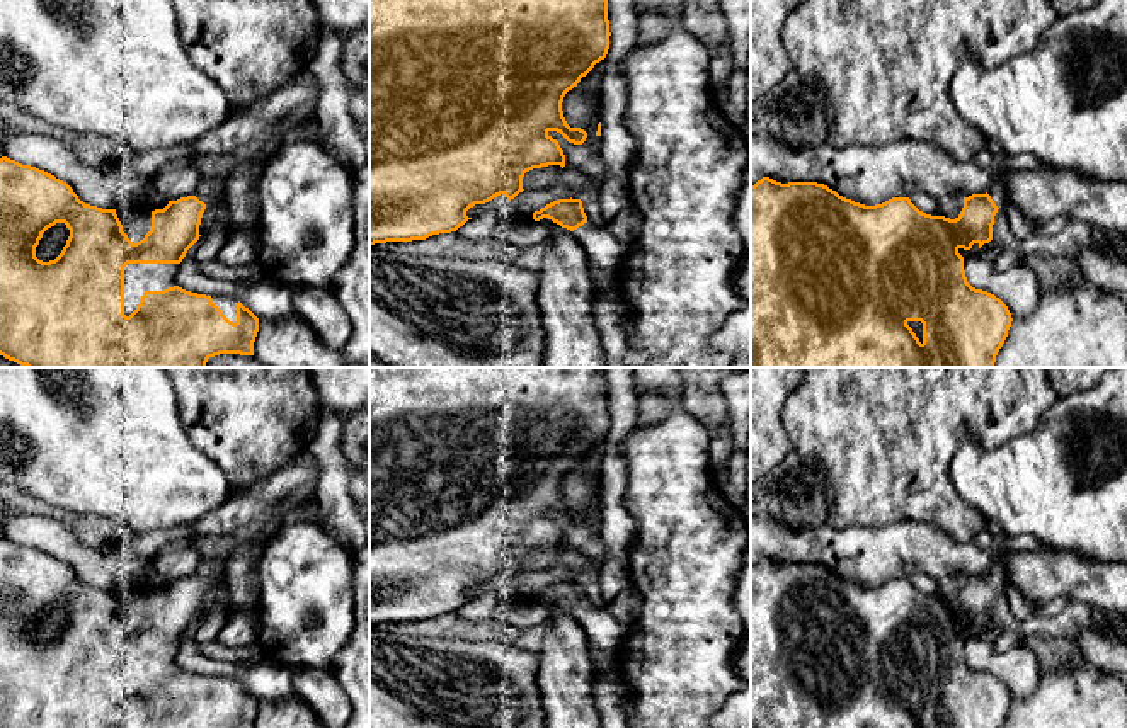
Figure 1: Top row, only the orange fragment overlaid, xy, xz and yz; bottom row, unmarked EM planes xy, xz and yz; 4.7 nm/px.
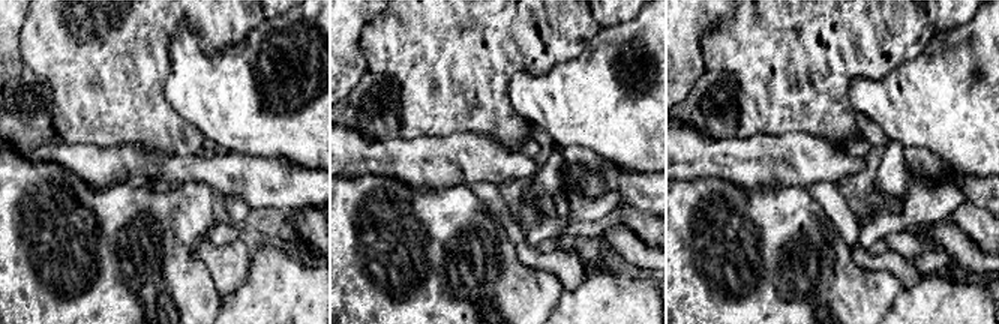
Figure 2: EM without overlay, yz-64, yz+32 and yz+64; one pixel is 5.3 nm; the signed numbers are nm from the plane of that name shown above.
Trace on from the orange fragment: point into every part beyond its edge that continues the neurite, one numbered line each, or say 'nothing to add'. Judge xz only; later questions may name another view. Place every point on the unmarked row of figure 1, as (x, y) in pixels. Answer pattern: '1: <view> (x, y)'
1: xz (603, 630)

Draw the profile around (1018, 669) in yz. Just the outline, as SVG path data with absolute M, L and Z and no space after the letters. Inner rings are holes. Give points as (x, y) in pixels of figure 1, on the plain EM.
M958 629L958 634L964 638L967 663L999 679L1013 701L1023 701L1035 692L1042 670L1035 653L1027 645L999 653L993 643L970 631Z

